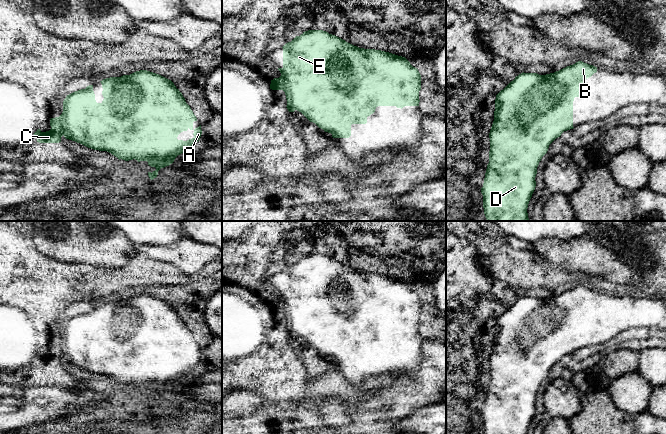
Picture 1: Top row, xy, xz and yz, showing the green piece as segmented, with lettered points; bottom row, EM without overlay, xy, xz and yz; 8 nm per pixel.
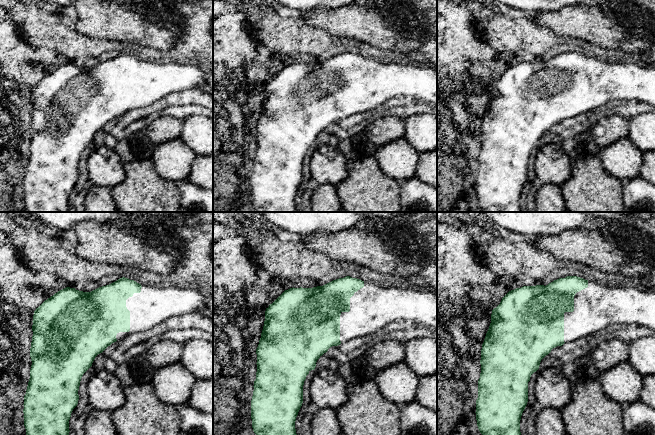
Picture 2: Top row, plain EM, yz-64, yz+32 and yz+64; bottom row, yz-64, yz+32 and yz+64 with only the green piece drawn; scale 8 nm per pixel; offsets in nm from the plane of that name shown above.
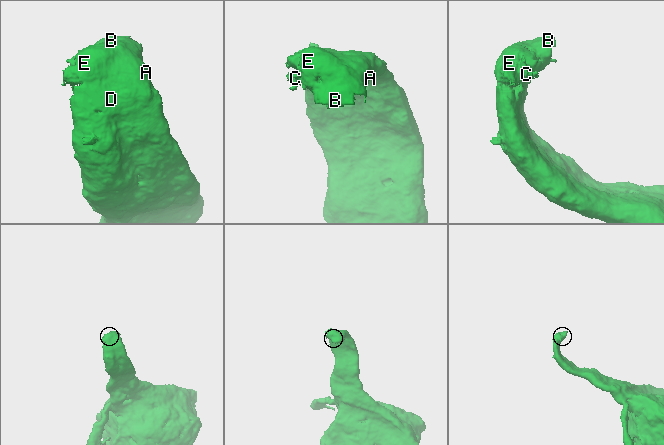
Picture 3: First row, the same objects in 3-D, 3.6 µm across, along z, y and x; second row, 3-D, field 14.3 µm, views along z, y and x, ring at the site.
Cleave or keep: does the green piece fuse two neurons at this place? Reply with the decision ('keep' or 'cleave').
keep

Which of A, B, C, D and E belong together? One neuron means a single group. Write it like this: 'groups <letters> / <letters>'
groups A B C D E

